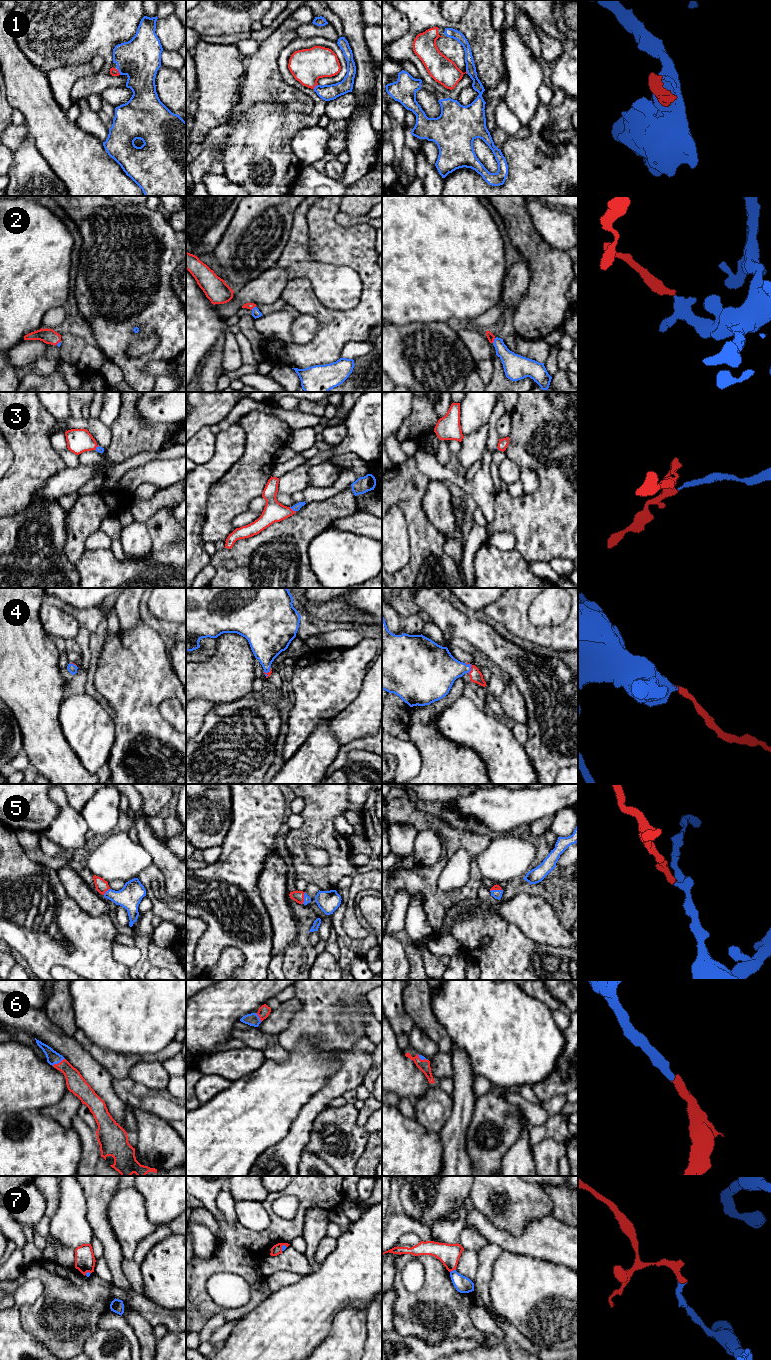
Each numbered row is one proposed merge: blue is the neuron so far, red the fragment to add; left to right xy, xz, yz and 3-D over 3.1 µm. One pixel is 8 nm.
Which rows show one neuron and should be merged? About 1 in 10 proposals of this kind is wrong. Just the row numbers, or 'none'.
1, 2, 3, 4, 5, 6, 7

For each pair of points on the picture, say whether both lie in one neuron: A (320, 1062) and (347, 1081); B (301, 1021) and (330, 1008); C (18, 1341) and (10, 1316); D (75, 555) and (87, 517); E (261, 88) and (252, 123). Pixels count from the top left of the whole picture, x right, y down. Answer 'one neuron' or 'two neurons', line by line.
A: two neurons
B: one neuron
C: one neuron
D: one neuron
E: two neurons

